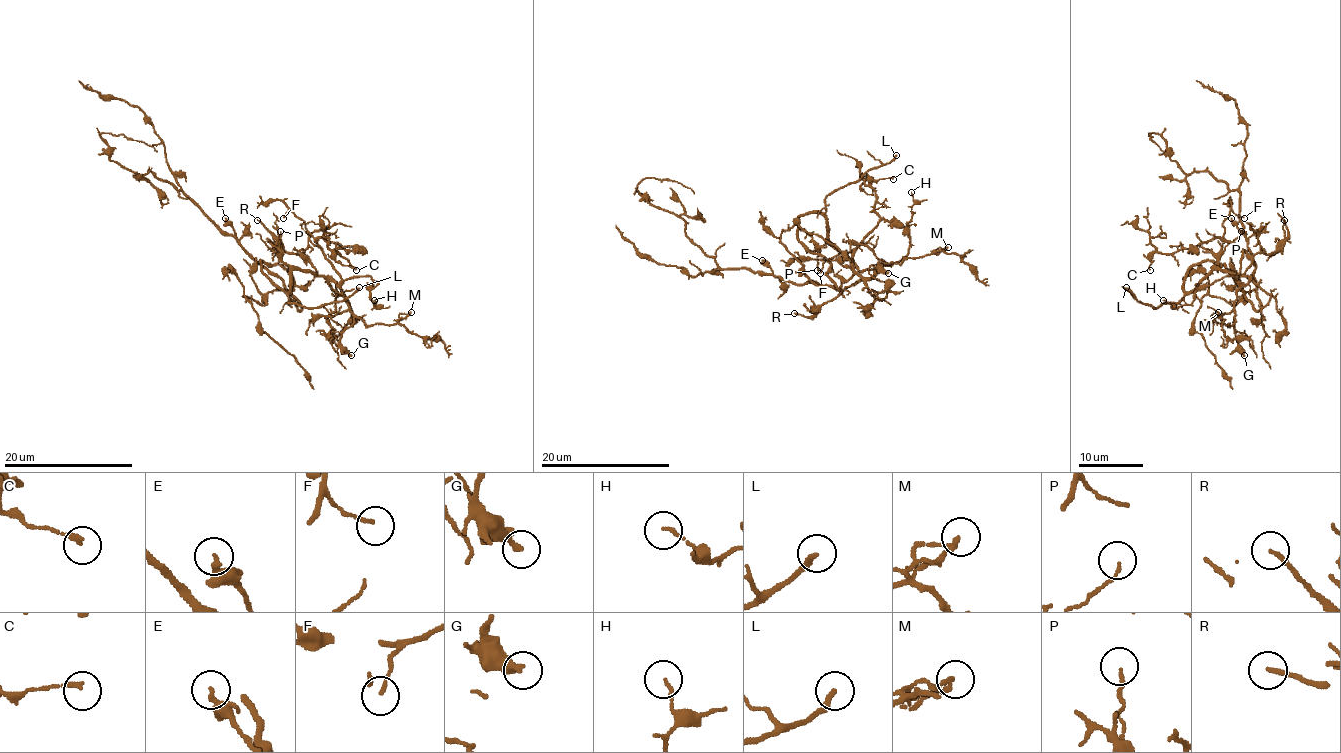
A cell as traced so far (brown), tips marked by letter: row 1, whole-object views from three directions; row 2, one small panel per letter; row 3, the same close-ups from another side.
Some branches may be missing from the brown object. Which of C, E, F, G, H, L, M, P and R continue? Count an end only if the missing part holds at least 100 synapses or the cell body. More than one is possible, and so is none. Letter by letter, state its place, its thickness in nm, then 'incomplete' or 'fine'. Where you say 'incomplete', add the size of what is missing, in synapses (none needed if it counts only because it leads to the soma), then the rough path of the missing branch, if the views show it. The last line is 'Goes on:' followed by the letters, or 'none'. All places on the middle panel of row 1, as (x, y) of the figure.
C: at (893, 179); 190 nm thick; fine
E: at (762, 260); 240 nm thick; fine
F: at (820, 273); 120 nm thick; fine
G: at (888, 273); 400 nm thick; fine
H: at (911, 192); 110 nm thick; fine
L: at (896, 155); 200 nm thick; incomplete
M: at (948, 247); 160 nm thick; fine
P: at (817, 270); 110 nm thick; fine
R: at (794, 313); 150 nm thick; fine
Goes on: L

